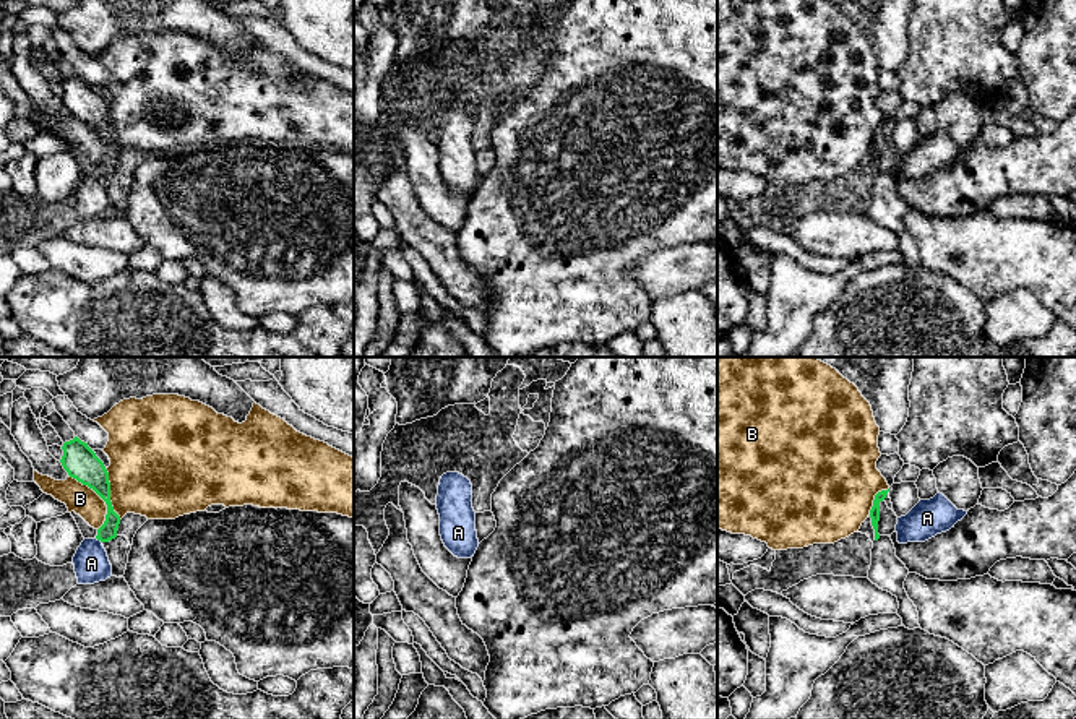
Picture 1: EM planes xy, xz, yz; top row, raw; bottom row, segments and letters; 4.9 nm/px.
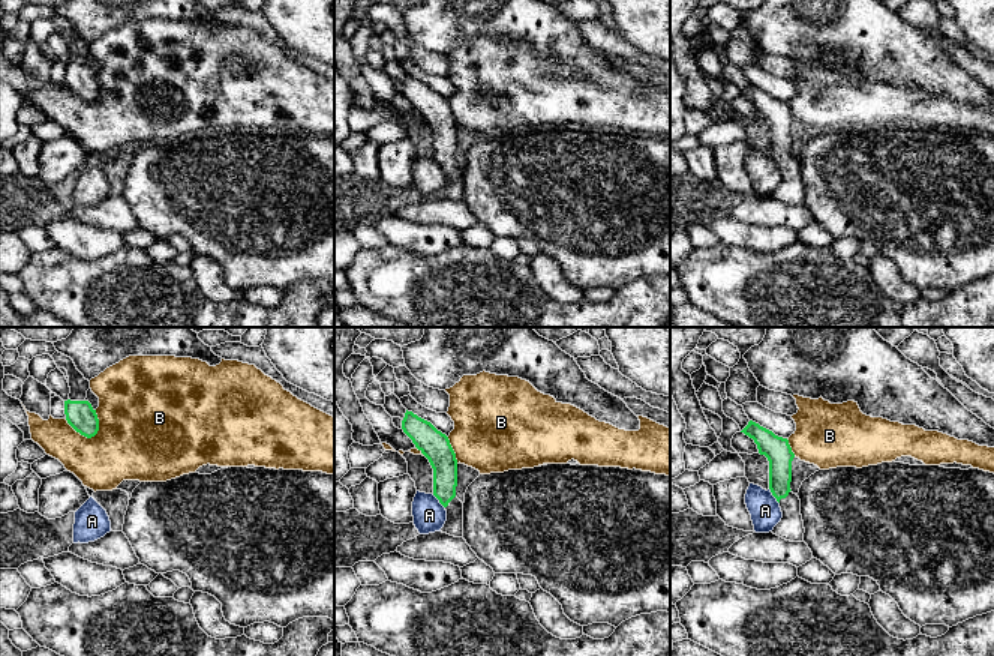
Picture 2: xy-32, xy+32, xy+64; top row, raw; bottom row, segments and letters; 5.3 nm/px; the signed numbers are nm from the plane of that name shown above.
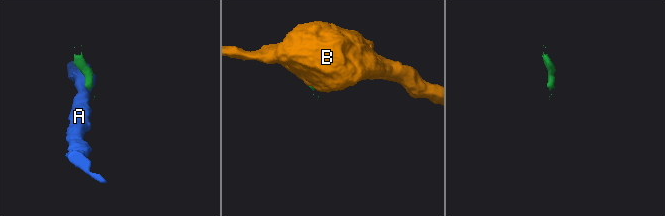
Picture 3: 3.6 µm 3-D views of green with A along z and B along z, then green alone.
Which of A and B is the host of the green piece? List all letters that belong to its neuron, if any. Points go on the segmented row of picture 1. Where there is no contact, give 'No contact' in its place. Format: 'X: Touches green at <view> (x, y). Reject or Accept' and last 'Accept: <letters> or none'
A: Touches green at xy (99, 539). Reject
B: Touches green at xy (101, 497). Reject
Accept: none

